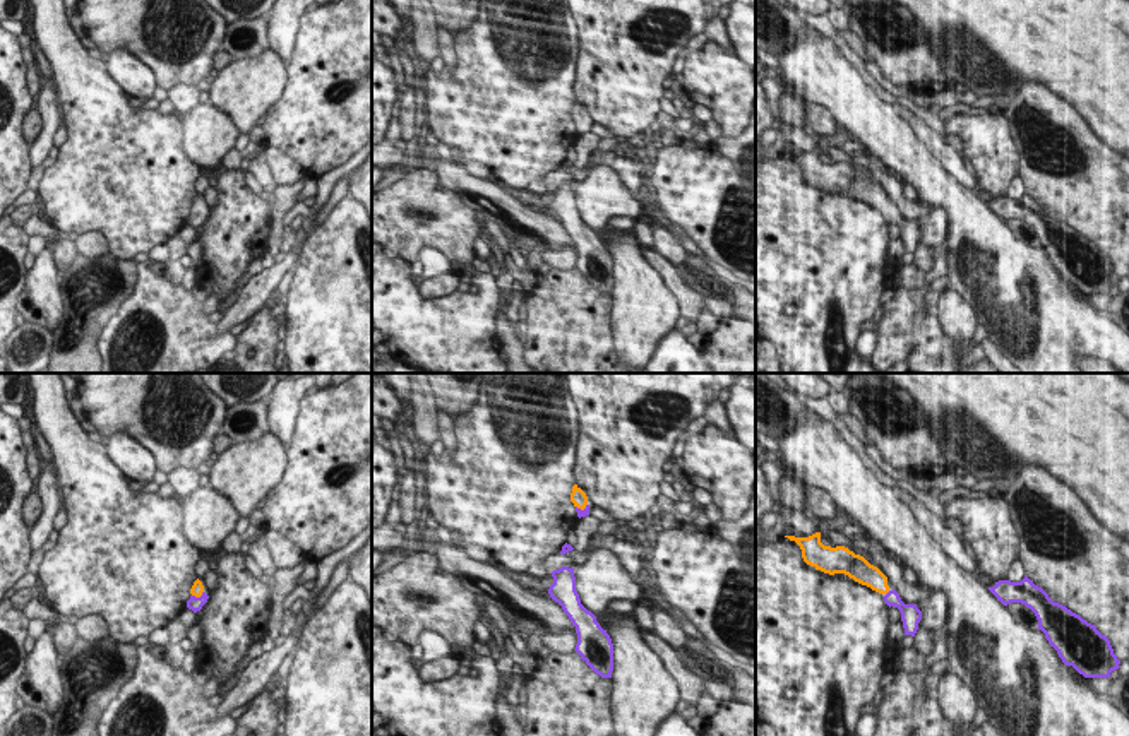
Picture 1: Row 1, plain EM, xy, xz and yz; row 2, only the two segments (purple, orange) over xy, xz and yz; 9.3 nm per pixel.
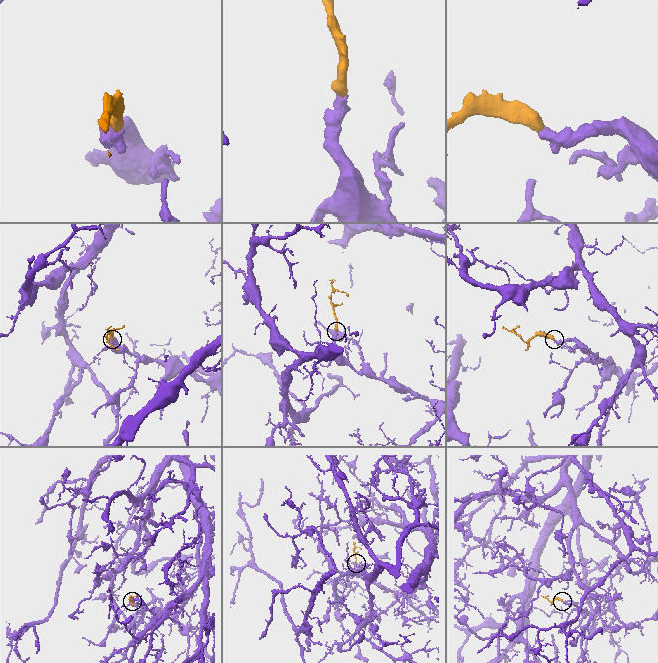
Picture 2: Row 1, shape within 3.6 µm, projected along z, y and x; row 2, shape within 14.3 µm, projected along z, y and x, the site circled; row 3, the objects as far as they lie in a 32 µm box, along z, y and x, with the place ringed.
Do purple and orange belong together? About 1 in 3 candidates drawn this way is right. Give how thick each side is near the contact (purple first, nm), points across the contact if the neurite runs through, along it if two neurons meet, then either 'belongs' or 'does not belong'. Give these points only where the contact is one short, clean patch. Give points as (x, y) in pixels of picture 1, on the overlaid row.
130 nm thick on the purple side, 120 nm on the other; runs through xy (194, 603), (197, 598), (197, 587); belongs

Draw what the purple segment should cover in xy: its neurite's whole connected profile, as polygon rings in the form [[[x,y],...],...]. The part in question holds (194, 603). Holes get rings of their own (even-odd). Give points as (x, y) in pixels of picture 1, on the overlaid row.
[[[197,579],[190,589],[190,599],[187,601],[187,608],[194,613],[200,611],[202,606],[207,602],[209,596],[204,592],[202,582]]]

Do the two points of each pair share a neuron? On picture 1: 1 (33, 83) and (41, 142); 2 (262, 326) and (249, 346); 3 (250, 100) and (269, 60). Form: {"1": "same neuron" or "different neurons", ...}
{"1": "different neurons", "2": "same neuron", "3": "same neuron"}

